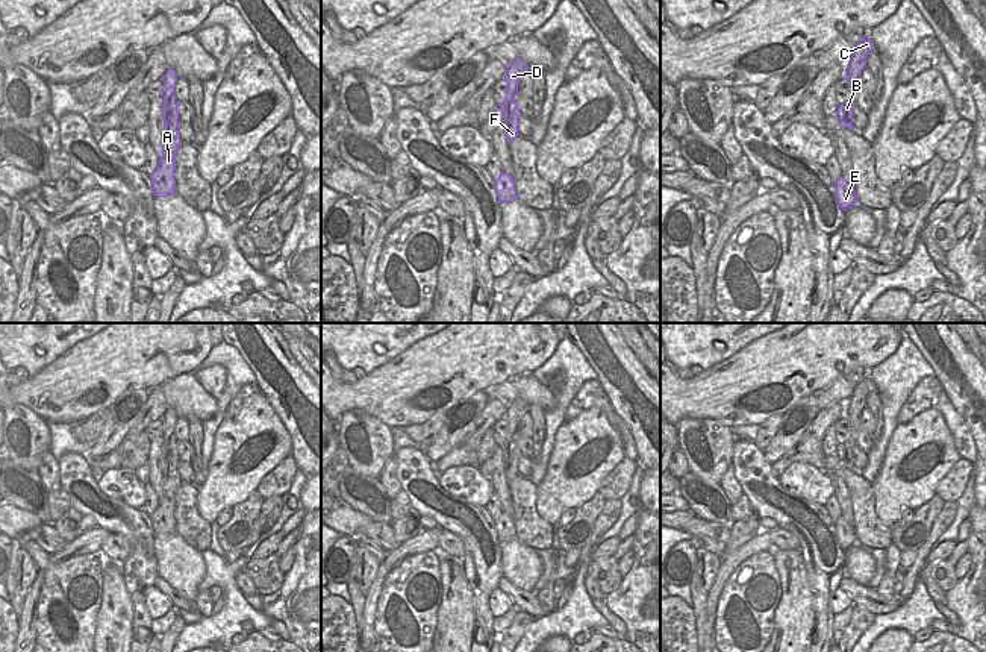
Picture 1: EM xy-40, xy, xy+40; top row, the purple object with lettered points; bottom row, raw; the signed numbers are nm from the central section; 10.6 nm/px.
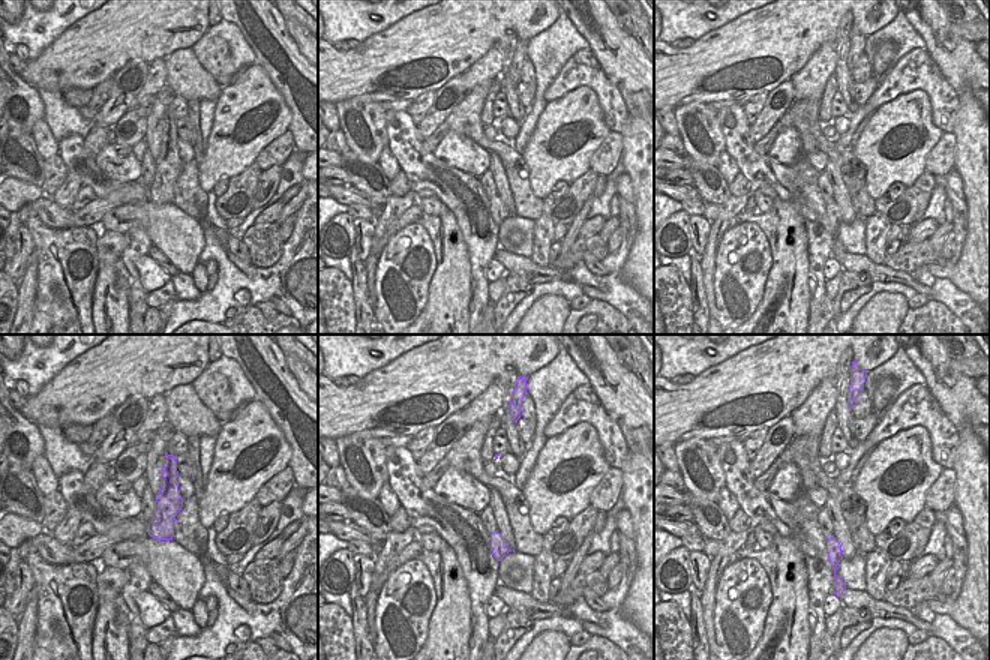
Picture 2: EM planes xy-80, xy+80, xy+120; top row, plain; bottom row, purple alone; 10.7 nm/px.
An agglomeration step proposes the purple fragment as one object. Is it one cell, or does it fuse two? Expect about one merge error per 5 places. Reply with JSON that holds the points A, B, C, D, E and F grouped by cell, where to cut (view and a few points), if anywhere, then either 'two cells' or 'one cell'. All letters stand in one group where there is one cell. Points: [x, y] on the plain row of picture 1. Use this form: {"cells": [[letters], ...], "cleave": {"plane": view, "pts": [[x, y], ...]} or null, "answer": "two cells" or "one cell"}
{"cells": [["A", "B", "C", "D", "E", "F"]], "cleave": null, "answer": "one cell"}

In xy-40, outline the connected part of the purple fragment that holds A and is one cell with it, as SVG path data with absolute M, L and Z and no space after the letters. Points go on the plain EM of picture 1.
M168 408L164 414L164 444L162 444L162 456L164 456L164 473L162 473L162 496L159 499L159 505L156 511L150 516L153 531L156 537L167 537L170 534L176 534L176 493L182 484L179 475L179 452L177 452L177 440L174 437L174 428L177 422L177 414L173 408Z

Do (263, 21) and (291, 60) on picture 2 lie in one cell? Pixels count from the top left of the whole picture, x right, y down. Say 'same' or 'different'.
same

